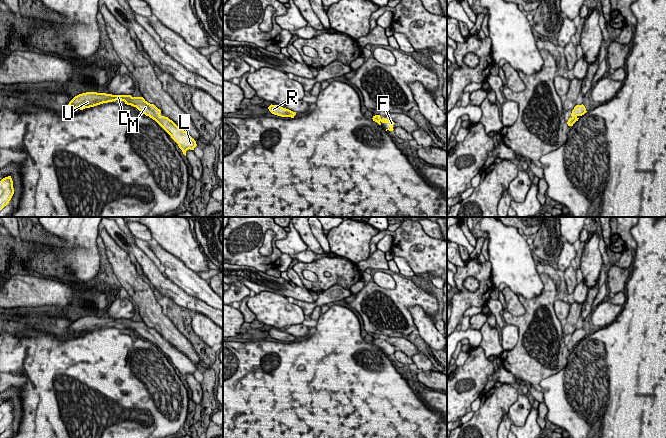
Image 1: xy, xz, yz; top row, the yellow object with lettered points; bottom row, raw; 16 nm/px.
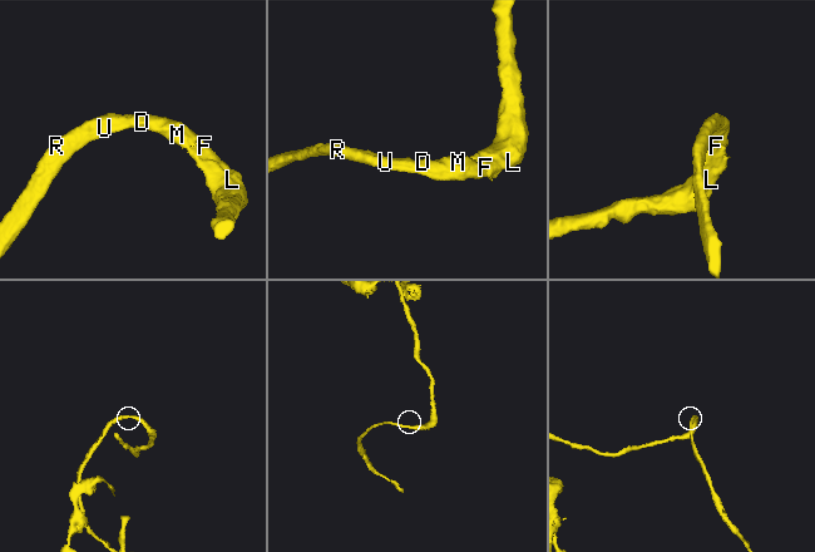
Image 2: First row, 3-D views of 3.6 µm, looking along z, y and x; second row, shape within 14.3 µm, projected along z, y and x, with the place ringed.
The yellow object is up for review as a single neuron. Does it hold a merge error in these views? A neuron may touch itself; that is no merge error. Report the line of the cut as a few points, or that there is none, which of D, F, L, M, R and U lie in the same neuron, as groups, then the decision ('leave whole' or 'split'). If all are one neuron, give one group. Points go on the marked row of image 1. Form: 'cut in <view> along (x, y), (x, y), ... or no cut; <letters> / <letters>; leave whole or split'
no cut; D F L M R U; leave whole

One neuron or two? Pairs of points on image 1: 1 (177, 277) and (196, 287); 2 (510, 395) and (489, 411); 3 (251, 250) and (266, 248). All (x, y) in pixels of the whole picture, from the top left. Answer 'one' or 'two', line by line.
1: one
2: one
3: two

